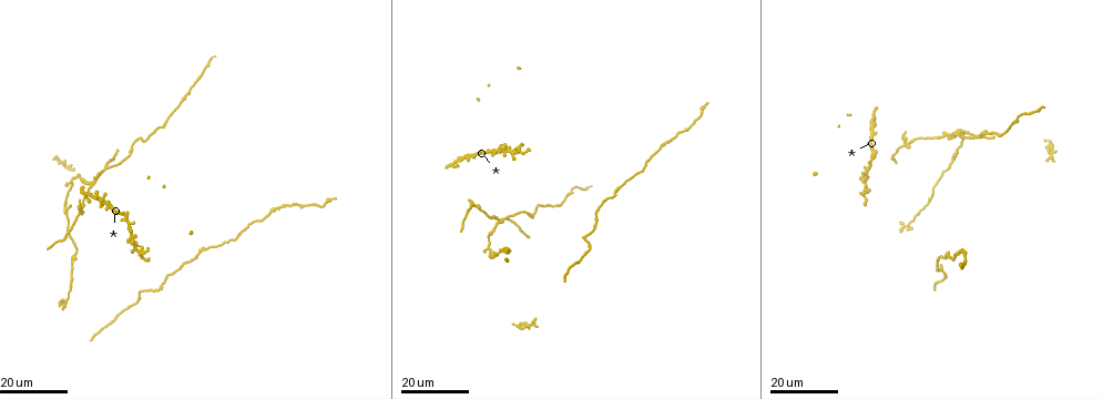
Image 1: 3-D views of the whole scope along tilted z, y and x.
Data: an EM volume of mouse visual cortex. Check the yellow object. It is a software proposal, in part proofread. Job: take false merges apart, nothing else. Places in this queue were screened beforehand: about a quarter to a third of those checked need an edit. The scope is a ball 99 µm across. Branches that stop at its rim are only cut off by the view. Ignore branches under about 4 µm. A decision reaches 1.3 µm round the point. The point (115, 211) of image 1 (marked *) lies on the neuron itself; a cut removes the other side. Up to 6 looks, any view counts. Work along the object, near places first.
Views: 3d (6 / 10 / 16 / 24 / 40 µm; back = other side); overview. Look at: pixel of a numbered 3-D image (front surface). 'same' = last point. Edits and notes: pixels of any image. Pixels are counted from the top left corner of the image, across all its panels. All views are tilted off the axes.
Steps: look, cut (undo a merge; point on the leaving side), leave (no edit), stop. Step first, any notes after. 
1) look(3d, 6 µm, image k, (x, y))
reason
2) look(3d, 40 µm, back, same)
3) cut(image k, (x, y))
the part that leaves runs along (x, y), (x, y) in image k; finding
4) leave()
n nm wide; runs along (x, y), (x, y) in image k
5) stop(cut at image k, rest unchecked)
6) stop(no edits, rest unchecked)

look(3d, 16 µm, image 1, (81, 214))

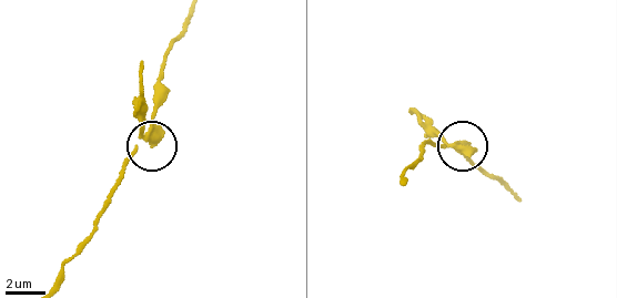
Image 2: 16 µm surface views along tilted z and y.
look(3d, 6 µm, image 2, (143, 135))

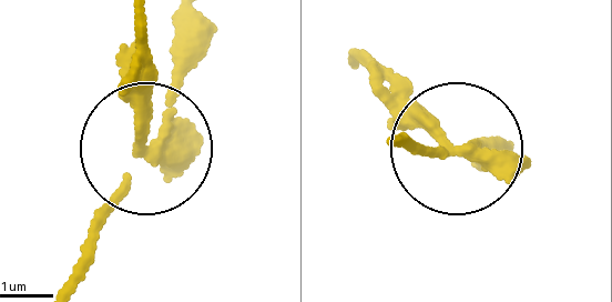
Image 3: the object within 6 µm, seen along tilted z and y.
cut(image 3, (133, 97))
the part that leaves runs along (157, 149), (144, 134), (138, 11) in image 3; a second neuron is stuck on

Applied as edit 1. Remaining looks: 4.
look(overview)

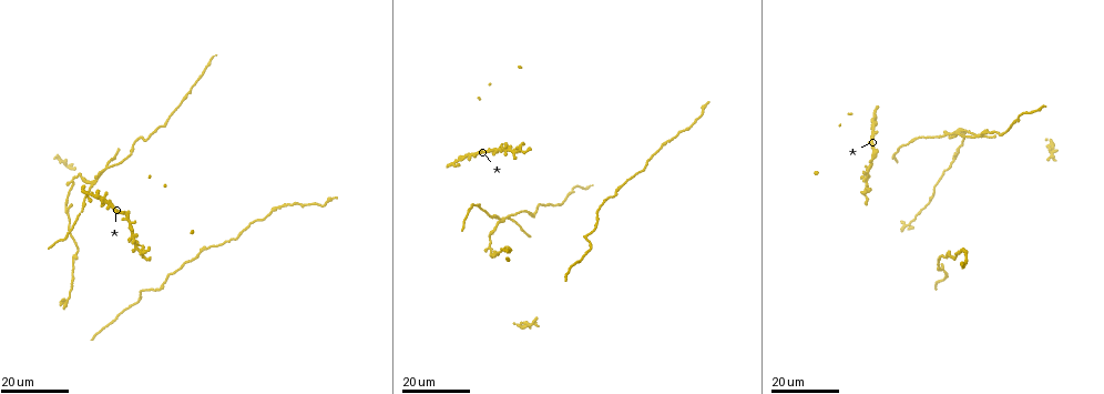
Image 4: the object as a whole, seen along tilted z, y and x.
look(3d, 24 µm, image 4, (518, 150))
thin arm on a thick one

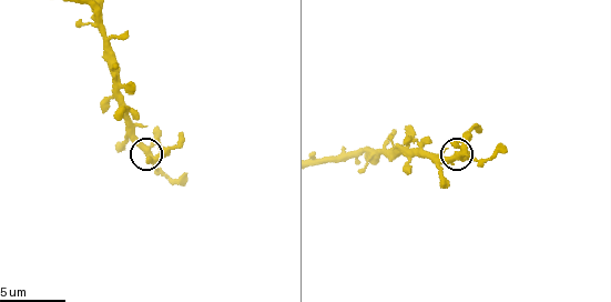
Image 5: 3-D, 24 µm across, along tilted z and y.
look(3d, 10 µm, image 5, (155, 157))

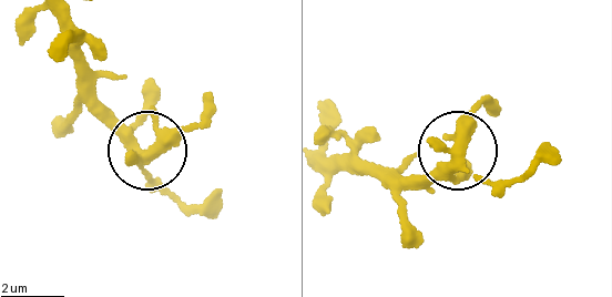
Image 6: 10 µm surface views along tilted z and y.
look(3d, 6 µm, image 6, (460, 152))

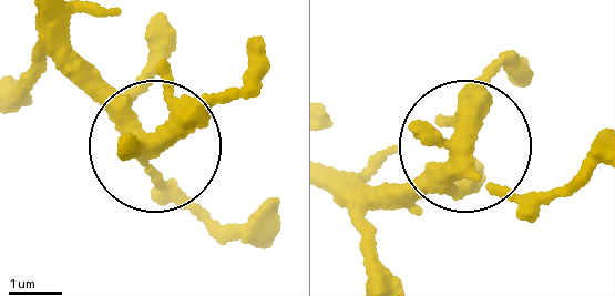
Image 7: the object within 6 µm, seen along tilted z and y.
leave()
310 nm wide; runs along (40, 12), (47, 49), (143, 133), (151, 166), (196, 210) in image 7; one neuron here

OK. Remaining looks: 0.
stop(cut at image 3, rest unchecked)

